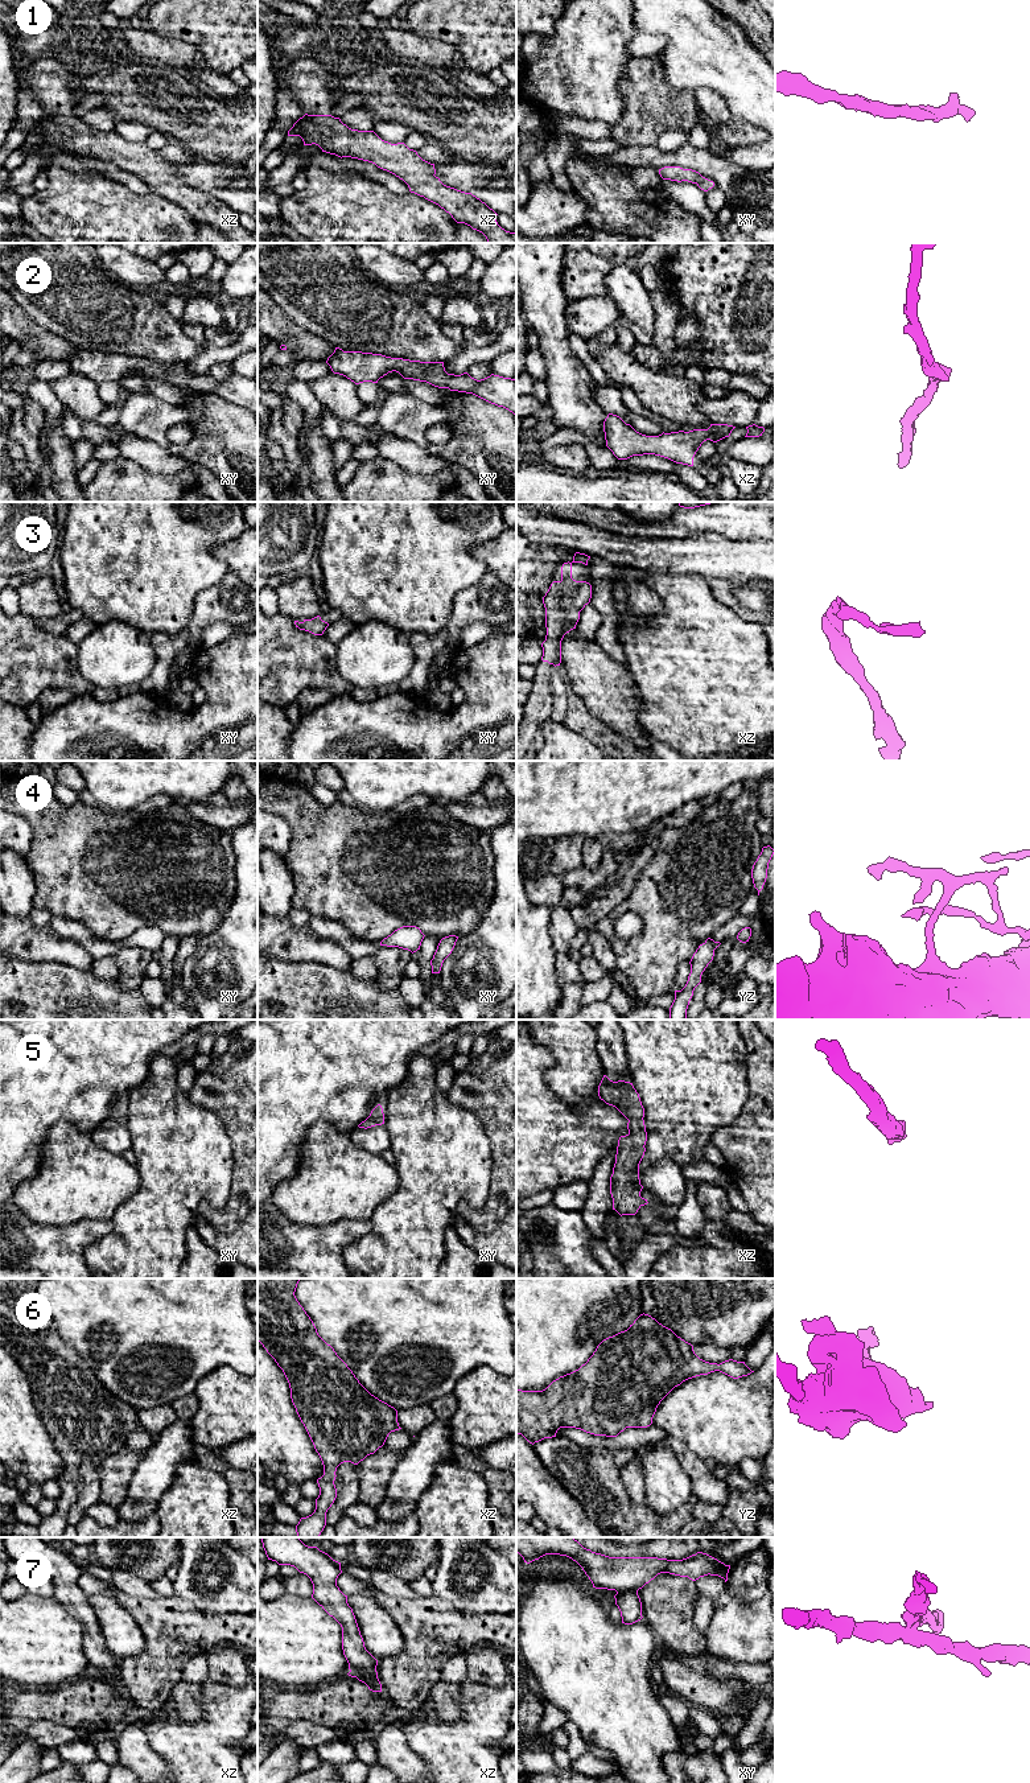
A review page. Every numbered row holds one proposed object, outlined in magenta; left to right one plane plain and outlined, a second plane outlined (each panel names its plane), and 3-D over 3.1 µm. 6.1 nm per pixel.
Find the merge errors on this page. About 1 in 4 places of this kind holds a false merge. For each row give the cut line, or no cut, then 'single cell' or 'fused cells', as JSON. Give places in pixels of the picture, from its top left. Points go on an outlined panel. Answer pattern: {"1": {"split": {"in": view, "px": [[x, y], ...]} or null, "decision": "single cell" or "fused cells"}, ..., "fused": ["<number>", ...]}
{"1": {"split": null, "decision": "single cell"}, "2": {"split": null, "decision": "single cell"}, "3": {"split": null, "decision": "single cell"}, "4": {"split": null, "decision": "single cell"}, "5": {"split": null, "decision": "single cell"}, "6": {"split": null, "decision": "single cell"}, "7": {"split": {"in": "xy", "px": [[637, 1590], [621, 1590], [617, 1593]]}, "decision": "fused cells"}, "fused": ["7"]}

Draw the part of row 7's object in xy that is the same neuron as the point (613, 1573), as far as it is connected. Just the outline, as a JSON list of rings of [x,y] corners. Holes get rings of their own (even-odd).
[[[516,1537],[516,1552],[530,1564],[545,1555],[566,1556],[576,1561],[596,1589],[617,1593],[638,1591],[660,1573],[688,1577],[718,1576],[728,1581],[730,1565],[697,1552],[683,1560],[658,1557],[609,1557],[584,1548],[573,1537]]]

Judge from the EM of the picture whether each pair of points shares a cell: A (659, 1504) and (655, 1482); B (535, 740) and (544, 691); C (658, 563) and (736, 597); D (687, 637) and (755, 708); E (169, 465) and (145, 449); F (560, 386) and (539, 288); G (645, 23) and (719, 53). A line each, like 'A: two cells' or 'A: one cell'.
A: one cell
B: one cell
C: two cells
D: one cell
E: one cell
F: one cell
G: one cell

